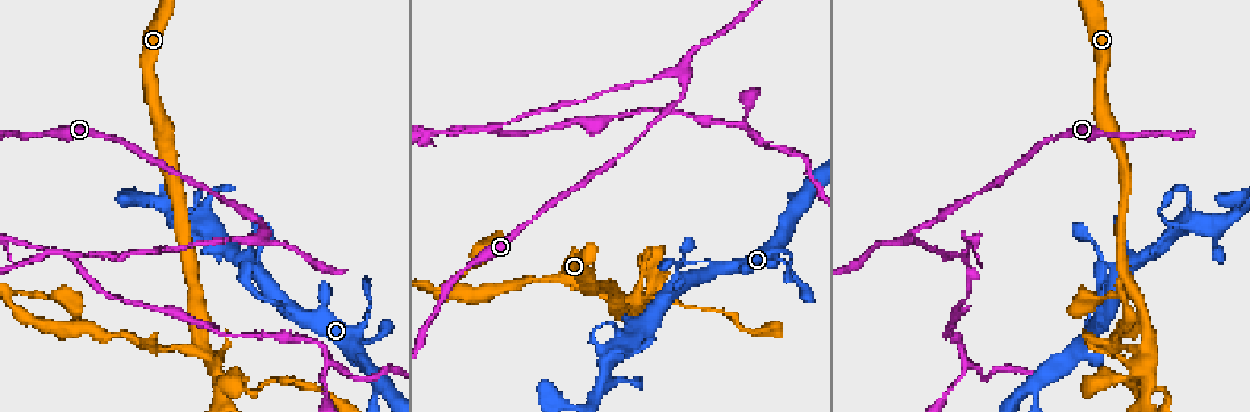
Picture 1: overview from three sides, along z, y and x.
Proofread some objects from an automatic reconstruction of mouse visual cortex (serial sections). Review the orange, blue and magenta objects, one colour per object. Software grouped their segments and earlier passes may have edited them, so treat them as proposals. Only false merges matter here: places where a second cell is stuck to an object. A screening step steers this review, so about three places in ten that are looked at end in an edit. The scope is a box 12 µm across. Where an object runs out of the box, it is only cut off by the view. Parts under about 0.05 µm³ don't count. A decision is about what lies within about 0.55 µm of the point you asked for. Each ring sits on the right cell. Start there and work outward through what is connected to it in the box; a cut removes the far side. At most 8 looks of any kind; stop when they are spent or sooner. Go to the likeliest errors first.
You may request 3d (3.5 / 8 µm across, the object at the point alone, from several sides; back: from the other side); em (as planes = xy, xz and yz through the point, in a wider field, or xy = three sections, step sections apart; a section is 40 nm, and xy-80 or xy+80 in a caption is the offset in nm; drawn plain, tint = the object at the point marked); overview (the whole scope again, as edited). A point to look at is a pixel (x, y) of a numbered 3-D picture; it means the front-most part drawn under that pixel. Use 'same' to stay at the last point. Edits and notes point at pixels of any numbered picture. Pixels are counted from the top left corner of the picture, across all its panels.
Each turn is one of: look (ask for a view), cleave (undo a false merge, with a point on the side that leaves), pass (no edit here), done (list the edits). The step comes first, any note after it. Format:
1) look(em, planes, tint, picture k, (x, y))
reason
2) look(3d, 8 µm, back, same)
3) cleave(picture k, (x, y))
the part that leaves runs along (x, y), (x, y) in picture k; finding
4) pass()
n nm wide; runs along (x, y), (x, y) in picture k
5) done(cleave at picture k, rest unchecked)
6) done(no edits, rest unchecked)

look(3d, 3.5 µm, picture 1, (255, 237))

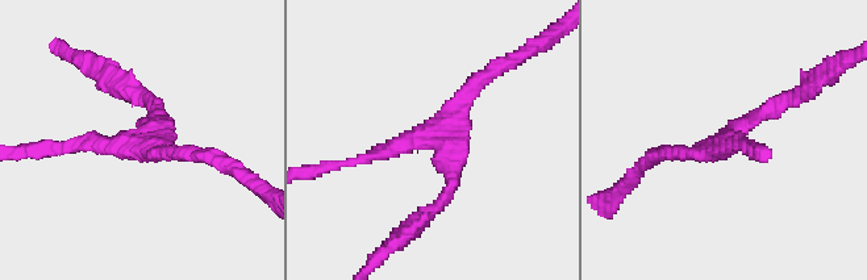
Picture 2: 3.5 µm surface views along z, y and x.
look(em, planes, tint, picture 2, (142, 135))
3 arms; arms of 150, 200, 200 nm

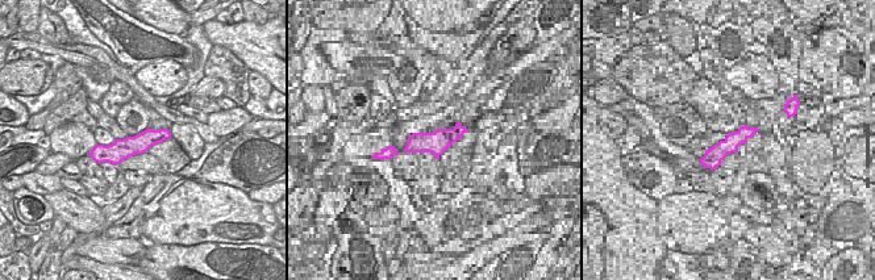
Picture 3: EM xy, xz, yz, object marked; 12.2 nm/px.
pass()
runs along (138, 95), (155, 107), (138, 140), (58, 147) in picture 2; continuous, no second cell

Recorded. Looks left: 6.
look(3d, 8 µm, picture 1, (496, 126))
sharp bend

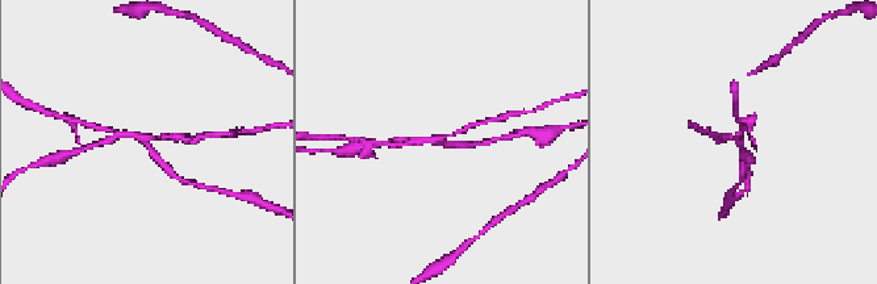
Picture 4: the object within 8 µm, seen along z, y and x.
look(em, xy, step 3, tint, picture 4, (442, 137))
3 arms; arms of 200, 200, 200 nm

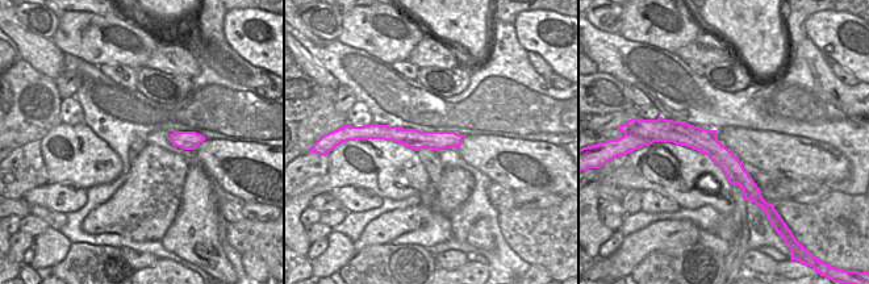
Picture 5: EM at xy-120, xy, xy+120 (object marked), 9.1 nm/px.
cleave(picture 4, (744, 125))
the part that leaves runs along (147, 141), (170, 172), (184, 180) in picture 4; two cells meet here

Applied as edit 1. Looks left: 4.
look(3d, 3.5 µm, back, picture 1, (1147, 341))
a fork

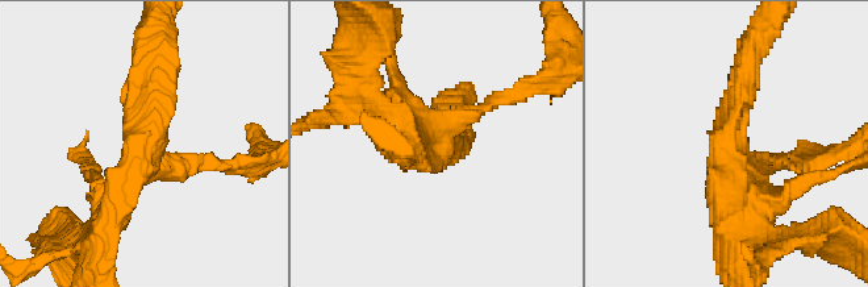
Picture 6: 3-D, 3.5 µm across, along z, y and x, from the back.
look(em, xy, step 2, plain, picture 6, (445, 151))
3 arms; arms of 200, 350, 350 nm

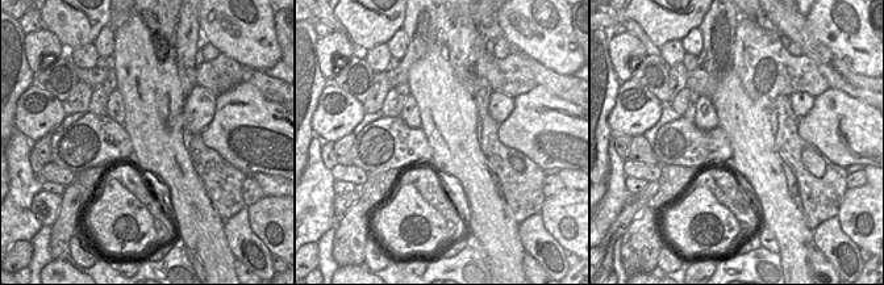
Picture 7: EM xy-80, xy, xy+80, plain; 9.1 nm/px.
look(em, xy, step 2, tint, same)
where the object lies

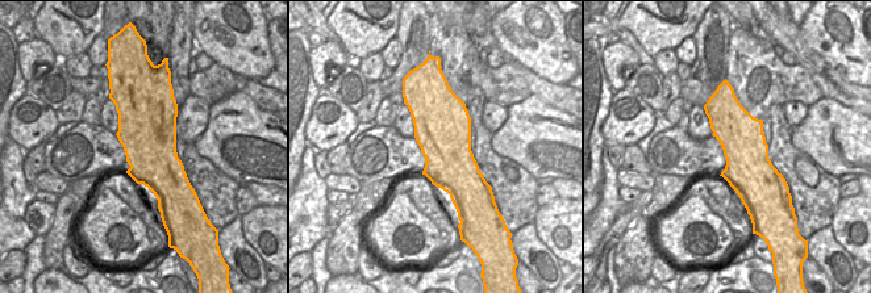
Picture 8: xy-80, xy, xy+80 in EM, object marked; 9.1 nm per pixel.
cleave(picture 6, (780, 159))
the part that leaves runs along (747, 165), (808, 165) in picture 6; two cells meet here

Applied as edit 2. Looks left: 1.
done(cleave at picture 4, cleave at picture 6, rest unchecked)

